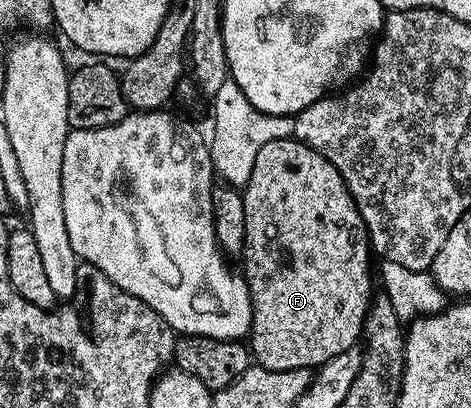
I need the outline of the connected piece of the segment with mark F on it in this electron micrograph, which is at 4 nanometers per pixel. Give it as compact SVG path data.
M282 138L269 140L261 152L257 152L257 160L253 160L253 172L246 186L241 190L245 204L245 244L241 261L241 274L247 281L248 292L252 302L252 326L249 333L249 349L254 361L266 370L311 370L324 366L333 356L341 356L348 348L356 345L364 337L363 324L367 321L367 311L371 309L373 289L371 290L371 258L373 251L367 237L367 226L361 220L359 209L355 207L353 196L347 190L345 180L325 156L321 156L314 148L305 145L298 138Z

